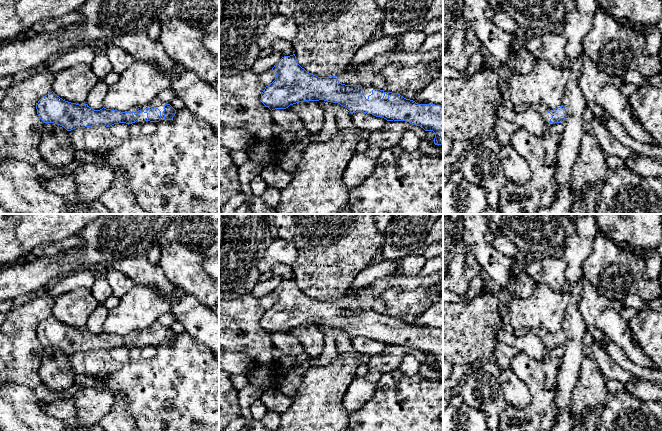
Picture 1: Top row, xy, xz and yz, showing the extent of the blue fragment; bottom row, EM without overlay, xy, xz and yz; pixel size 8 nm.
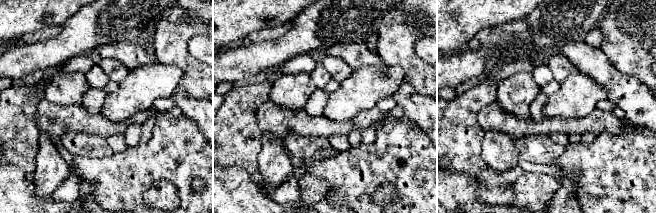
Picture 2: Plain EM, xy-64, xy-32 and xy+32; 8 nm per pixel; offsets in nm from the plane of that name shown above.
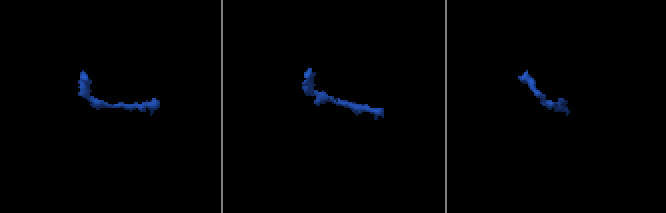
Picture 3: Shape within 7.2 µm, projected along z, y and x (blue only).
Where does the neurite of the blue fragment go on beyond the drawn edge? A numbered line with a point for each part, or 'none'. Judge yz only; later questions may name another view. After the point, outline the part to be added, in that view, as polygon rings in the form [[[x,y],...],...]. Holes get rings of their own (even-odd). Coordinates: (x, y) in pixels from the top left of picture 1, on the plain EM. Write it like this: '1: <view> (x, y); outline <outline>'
1: yz (542, 333); outline [[[536,328],[536,329],[530,330],[530,333],[538,336],[548,349],[553,349],[554,348],[554,347],[549,346],[550,343],[552,342],[552,339],[549,336],[552,335],[553,333],[551,333],[547,329]]]

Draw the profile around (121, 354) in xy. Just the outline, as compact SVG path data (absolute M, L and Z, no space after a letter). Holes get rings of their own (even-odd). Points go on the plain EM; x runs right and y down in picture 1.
M126 347L114 348L109 351L111 357L120 362L122 365L127 364L130 361L129 349Z

